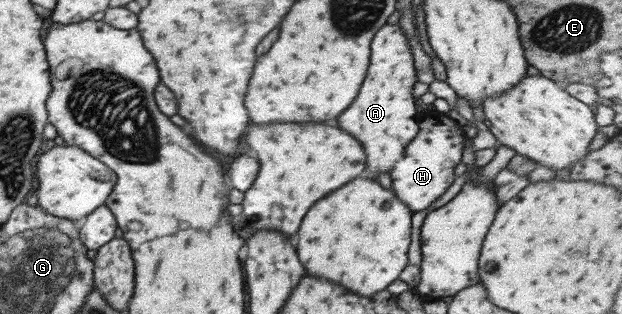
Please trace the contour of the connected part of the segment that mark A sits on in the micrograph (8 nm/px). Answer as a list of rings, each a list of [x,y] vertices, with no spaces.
[[[384,23],[380,26],[380,30],[374,34],[372,42],[370,42],[370,66],[366,70],[366,76],[360,84],[360,88],[356,93],[356,98],[352,100],[352,104],[344,110],[344,114],[338,116],[338,126],[340,130],[344,130],[346,134],[350,134],[354,140],[360,142],[364,154],[366,154],[366,166],[370,166],[370,174],[366,174],[366,178],[376,180],[378,174],[388,174],[390,168],[404,156],[404,148],[406,144],[416,136],[421,122],[416,107],[414,107],[414,98],[412,96],[412,85],[416,81],[416,70],[414,70],[414,60],[412,60],[412,52],[408,46],[408,40],[402,32],[402,28],[398,24]]]

